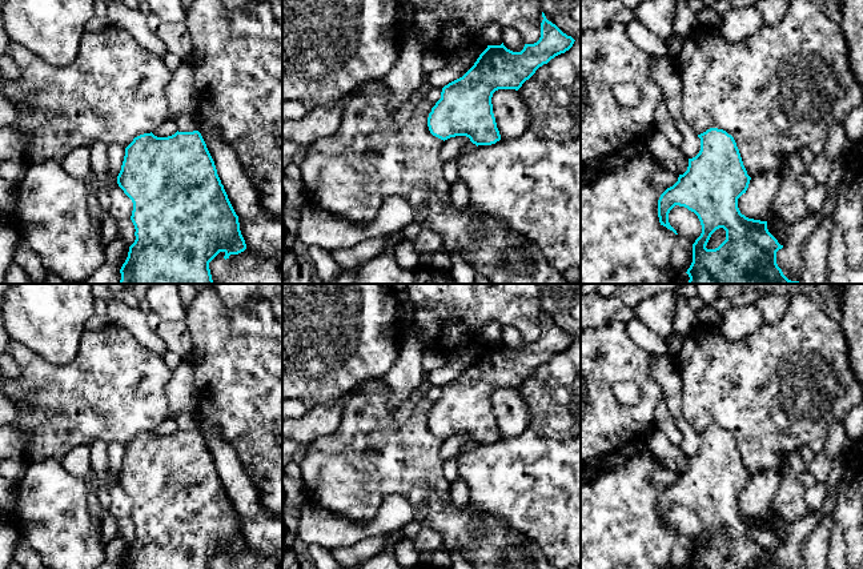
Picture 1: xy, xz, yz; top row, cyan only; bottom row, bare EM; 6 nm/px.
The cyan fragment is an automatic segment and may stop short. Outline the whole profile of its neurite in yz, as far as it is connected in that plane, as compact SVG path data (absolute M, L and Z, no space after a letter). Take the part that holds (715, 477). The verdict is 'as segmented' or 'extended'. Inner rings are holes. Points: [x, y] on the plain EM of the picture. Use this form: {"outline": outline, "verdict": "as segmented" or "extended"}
{"outline": "M710 426L698 436L699 452L689 457L687 469L658 498L659 521L675 533L669 521L669 512L675 504L694 510L701 520L702 532L693 542L693 561L687 569L782 569L776 562L776 550L783 544L768 530L767 520L748 517L738 506L738 497L746 492L751 476L734 436L718 426ZM719 526L726 529L726 538L718 546L707 548L711 533Z", "verdict": "as segmented"}

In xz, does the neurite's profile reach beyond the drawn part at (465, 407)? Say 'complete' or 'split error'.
complete

